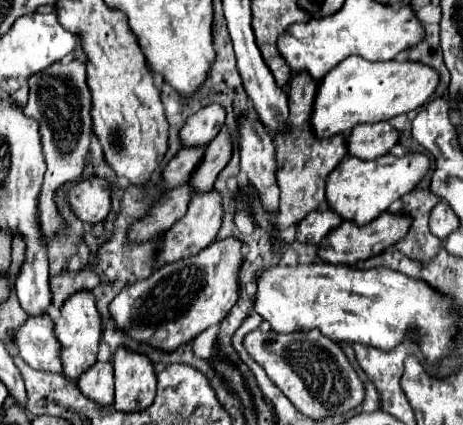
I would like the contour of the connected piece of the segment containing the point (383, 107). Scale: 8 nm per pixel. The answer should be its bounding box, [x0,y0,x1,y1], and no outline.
[313,57,439,139]

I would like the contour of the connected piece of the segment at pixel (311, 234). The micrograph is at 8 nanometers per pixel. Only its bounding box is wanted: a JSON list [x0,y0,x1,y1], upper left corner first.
[297,209,343,245]

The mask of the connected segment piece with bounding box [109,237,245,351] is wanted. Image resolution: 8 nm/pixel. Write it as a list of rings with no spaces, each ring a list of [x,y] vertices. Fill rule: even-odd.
[[[239,239],[213,241],[201,253],[163,265],[149,279],[125,287],[109,305],[111,317],[133,339],[163,351],[175,351],[227,317],[239,299],[239,269],[243,259],[243,243]]]

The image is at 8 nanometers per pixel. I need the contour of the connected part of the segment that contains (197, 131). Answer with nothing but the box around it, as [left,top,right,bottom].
[181,105,225,145]

